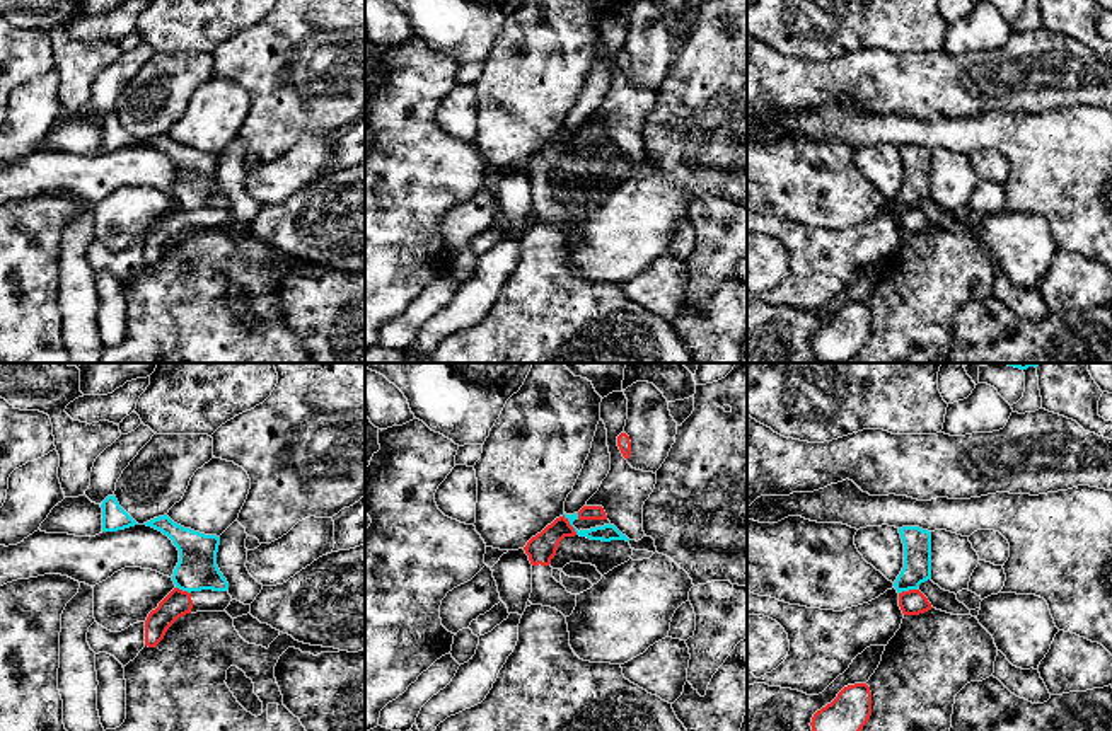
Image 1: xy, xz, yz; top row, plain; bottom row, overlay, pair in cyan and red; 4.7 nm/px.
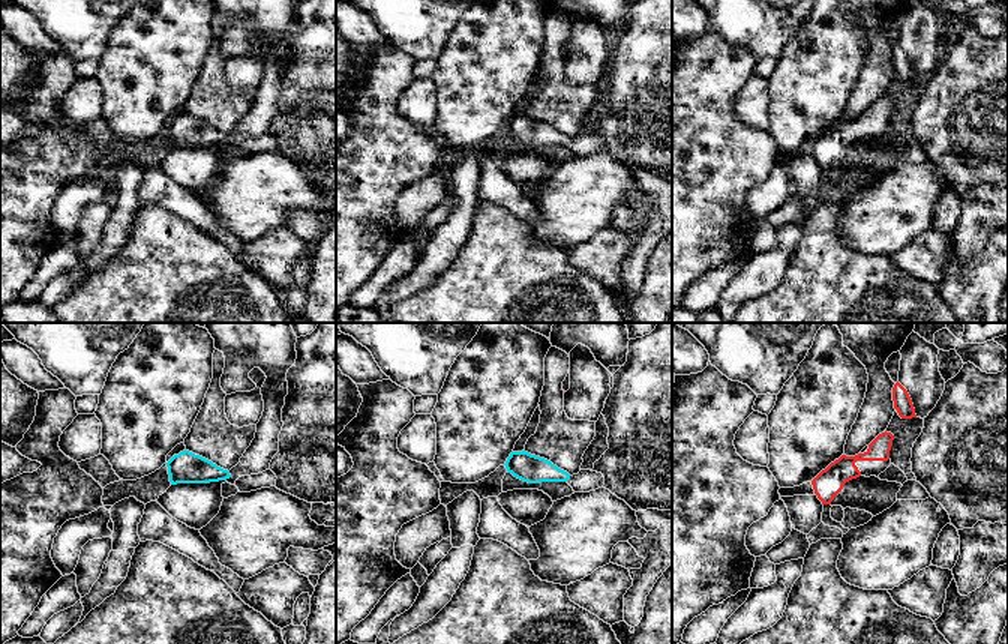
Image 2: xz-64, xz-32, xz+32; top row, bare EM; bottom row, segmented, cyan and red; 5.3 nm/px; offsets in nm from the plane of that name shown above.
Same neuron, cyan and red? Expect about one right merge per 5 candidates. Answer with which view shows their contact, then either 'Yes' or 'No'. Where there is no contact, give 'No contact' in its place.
Touches cyan in xz. No

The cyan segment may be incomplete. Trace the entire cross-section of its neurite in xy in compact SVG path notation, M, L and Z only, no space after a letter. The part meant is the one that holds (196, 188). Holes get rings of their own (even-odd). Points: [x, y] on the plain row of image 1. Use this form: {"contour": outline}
{"contour": "M167 133L147 141L167 153L179 169L179 181L174 187L172 199L182 210L227 210L229 201L217 184L220 155L205 153L174 141Z"}

